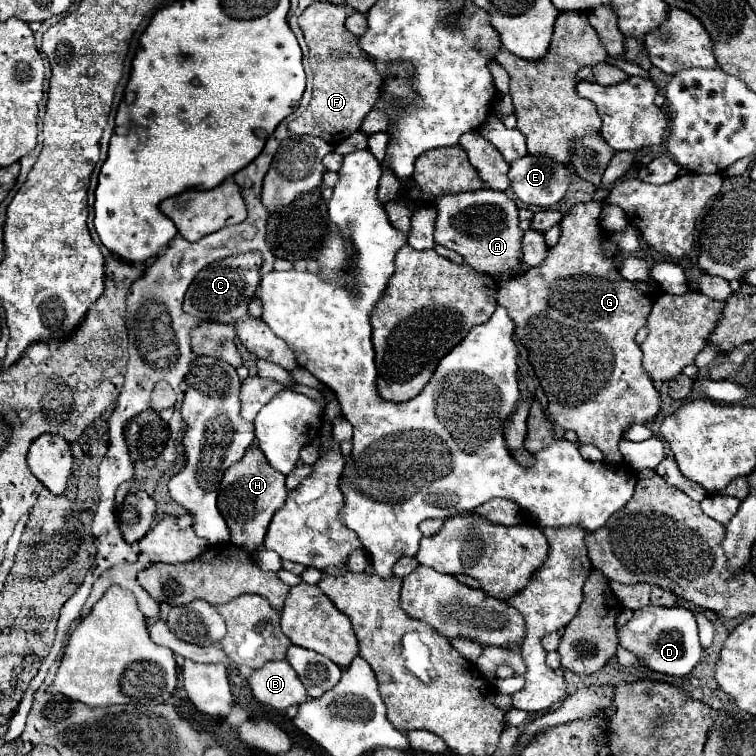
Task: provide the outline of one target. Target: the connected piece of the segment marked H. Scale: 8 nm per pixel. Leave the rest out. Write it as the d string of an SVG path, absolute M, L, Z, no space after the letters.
M249 447L247 453L237 463L233 463L233 467L229 467L221 479L219 511L231 529L231 541L251 553L263 549L271 517L285 505L285 499L285 475L269 467L269 461L265 461L265 455L259 447Z

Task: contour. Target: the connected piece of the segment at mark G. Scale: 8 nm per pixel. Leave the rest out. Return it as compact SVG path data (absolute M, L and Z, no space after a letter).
M589 201L589 203L577 203L575 207L571 207L567 211L567 215L561 219L561 239L557 241L555 247L549 247L549 255L545 257L545 263L537 265L537 267L531 267L527 269L525 273L521 273L519 277L515 277L513 281L507 281L503 285L499 285L499 291L497 291L497 303L503 305L507 311L509 311L509 317L515 321L515 333L519 337L519 341L527 347L529 351L529 361L535 369L535 375L541 379L541 387L549 399L549 417L555 425L563 427L565 431L575 431L577 433L577 439L579 443L589 443L589 445L595 445L599 451L603 451L605 455L605 461L607 463L623 463L624 459L619 451L619 441L625 433L625 429L633 423L647 423L651 419L655 419L655 415L659 413L661 409L661 395L659 391L655 391L653 387L653 381L647 377L645 369L641 367L641 349L639 345L635 343L635 335L637 331L645 325L647 321L647 315L651 313L651 307L653 307L653 301L657 301L661 297L661 287L655 285L655 283L639 283L639 281L627 281L621 277L619 269L617 269L617 263L605 255L601 255L601 241L599 241L599 235L601 235L601 227L599 227L599 213L601 213L601 203L597 201Z

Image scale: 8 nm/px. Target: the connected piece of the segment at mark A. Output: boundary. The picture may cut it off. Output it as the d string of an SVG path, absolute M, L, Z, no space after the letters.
M479 189L471 193L443 195L435 203L435 243L457 251L479 273L499 275L521 261L521 231L517 227L517 205L501 191Z

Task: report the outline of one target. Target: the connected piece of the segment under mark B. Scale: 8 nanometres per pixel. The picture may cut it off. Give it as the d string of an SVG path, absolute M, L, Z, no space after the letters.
M269 661L261 669L255 669L249 677L253 697L273 709L287 709L307 699L307 691L299 681L295 669L283 661Z

